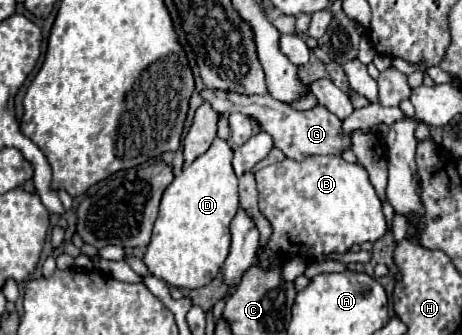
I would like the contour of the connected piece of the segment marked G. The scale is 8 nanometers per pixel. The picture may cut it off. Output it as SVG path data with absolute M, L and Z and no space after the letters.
M203 89L201 97L211 103L217 113L243 113L259 121L263 131L267 131L275 147L285 153L285 157L303 161L309 155L341 155L345 149L351 149L351 133L343 133L339 119L329 113L323 105L315 105L309 111L297 111L289 103L273 99L269 93L265 95L241 95L221 89Z

